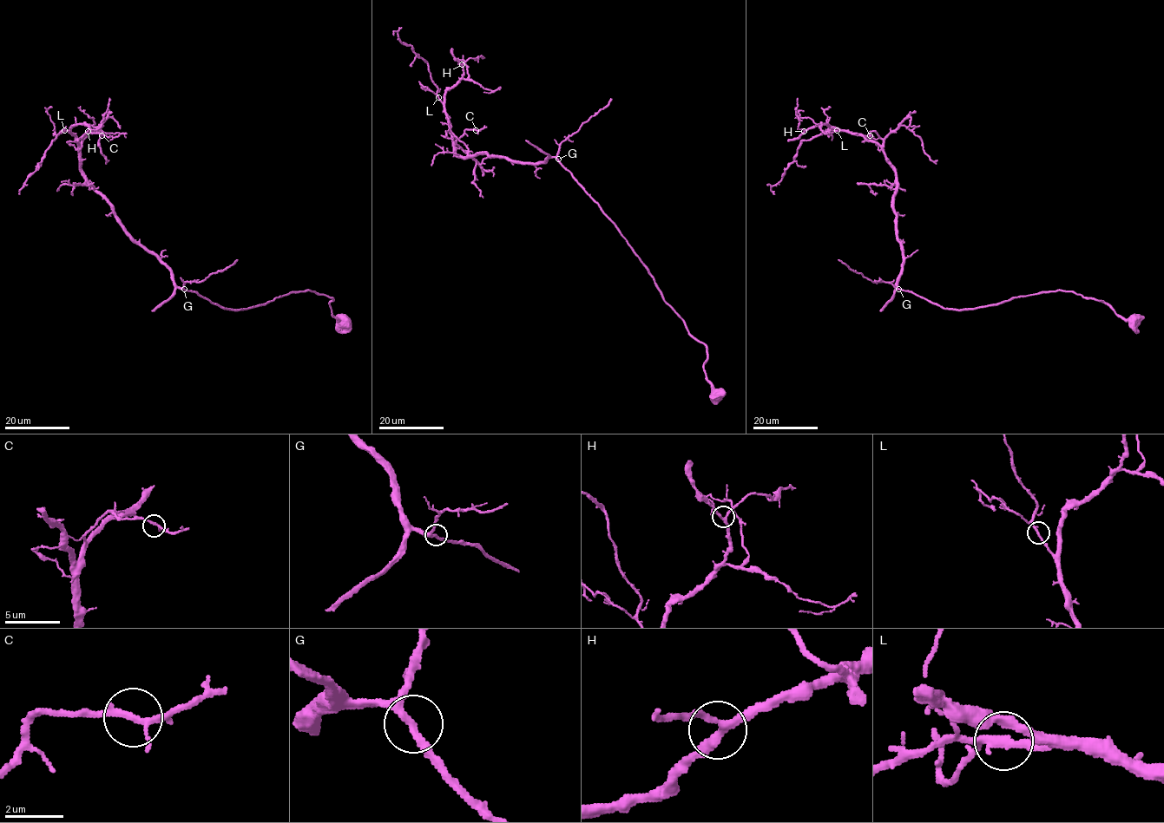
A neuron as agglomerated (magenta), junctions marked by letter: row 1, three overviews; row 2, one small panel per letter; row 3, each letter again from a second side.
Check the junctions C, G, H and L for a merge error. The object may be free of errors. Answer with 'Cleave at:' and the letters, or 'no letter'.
Cleave at: no letter

